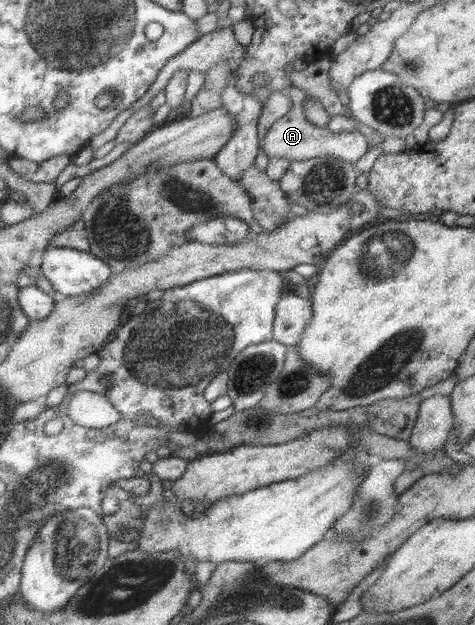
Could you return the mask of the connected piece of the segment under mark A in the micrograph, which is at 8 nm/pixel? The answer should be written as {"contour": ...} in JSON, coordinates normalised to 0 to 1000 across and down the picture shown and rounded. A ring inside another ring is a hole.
{"contour":[[[613,136],[606,154],[613,160],[611,176],[566,202],[566,208],[541,230],[545,240],[554,242],[566,254],[602,251],[611,259],[623,259],[665,253],[665,250],[697,250],[743,262],[771,245],[775,224],[766,214],[758,214],[747,206],[722,211],[697,211],[688,203],[667,206],[644,192],[636,179],[636,163],[644,155],[640,146]]]}

